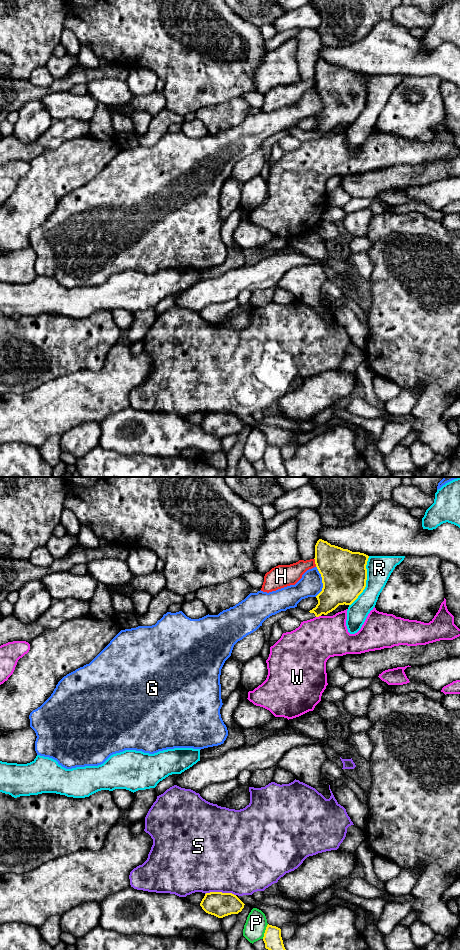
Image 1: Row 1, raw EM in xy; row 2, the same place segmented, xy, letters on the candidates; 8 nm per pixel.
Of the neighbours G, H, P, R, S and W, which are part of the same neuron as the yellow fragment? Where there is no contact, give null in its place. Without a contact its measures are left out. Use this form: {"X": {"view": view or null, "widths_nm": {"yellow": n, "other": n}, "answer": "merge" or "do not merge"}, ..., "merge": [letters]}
{"G": {"view": "xy", "widths_nm": {"yellow": 360, "other": 190}, "answer": "do not merge"}, "H": {"view": "xy", "widths_nm": {"yellow": 360, "other": 170}, "answer": "do not merge"}, "P": {"view": "xy", "widths_nm": {"yellow": 150, "other": 170}, "answer": "do not merge"}, "R": {"view": "xy", "widths_nm": {"yellow": 360, "other": 200}, "answer": "do not merge"}, "S": {"view": "xy", "widths_nm": {"yellow": 200, "other": 500}, "answer": "do not merge"}, "W": {"view": "xy", "widths_nm": {"yellow": 220, "other": 360}, "answer": "do not merge"}, "merge": []}

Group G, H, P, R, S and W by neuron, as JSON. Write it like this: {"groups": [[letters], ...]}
{"groups": [["G"], ["H"], ["P"], ["R"], ["S"], ["W"]]}

